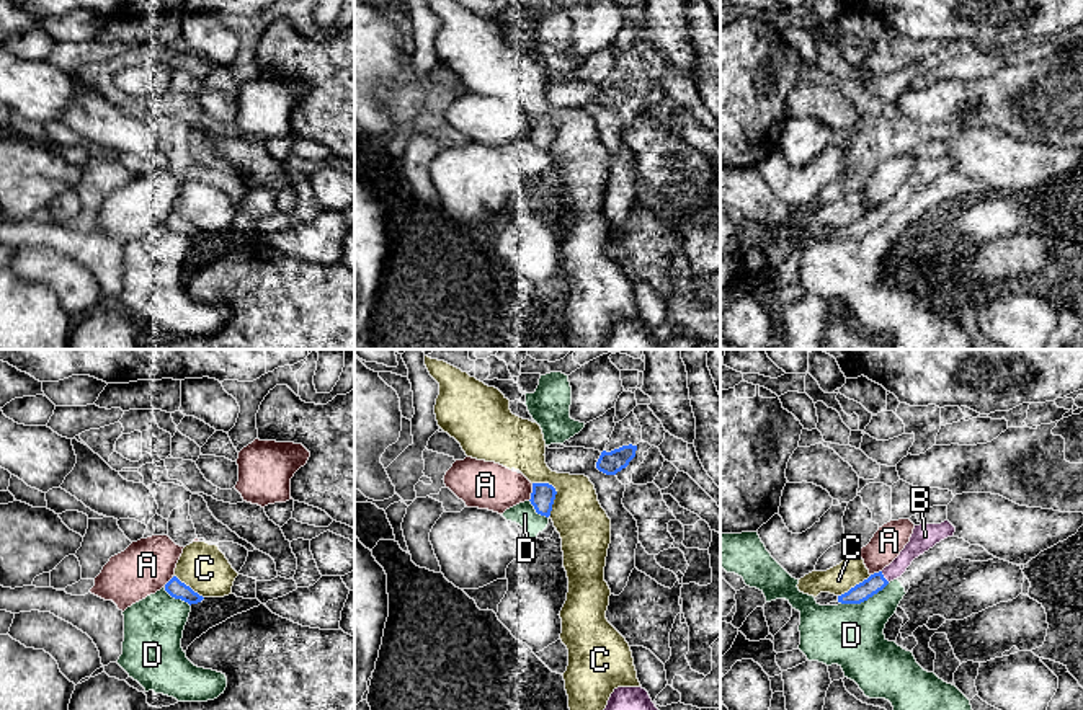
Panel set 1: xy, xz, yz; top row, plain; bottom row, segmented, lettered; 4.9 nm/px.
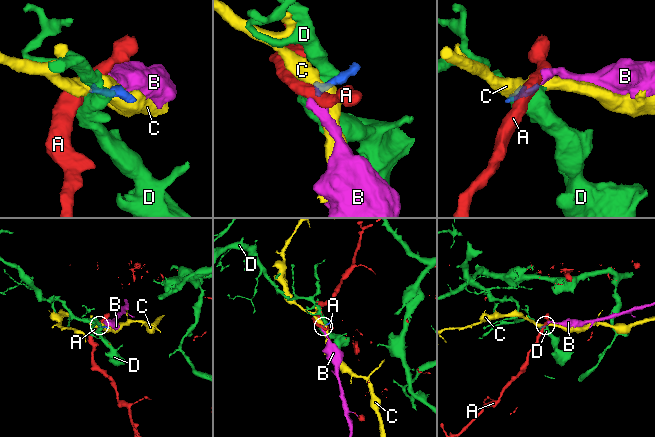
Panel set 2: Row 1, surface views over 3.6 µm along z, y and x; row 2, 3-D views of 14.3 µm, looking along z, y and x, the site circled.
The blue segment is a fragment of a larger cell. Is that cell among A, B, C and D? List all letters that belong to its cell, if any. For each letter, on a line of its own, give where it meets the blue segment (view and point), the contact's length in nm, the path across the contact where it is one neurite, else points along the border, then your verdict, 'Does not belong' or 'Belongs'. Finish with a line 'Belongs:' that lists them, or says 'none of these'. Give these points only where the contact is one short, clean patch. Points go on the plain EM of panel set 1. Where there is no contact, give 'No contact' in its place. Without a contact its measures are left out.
A: Touches blue at xz (533, 126). Shared border 90 nm. Does not belong
B: Touches blue at yz (882, 211). Shared border 70 nm. Belongs
C: Touches blue at xz (556, 126). Shared border 190 nm. Does not belong
D: Touches blue at yz (864, 234). Shared border 260 nm. Does not belong
Belongs: B

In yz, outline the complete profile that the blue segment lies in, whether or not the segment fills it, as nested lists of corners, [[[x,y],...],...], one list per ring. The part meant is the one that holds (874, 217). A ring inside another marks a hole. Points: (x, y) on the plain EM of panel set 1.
[[[944,155],[941,158],[915,160],[910,176],[900,189],[882,206],[871,209],[862,217],[851,222],[848,227],[838,230],[841,238],[861,238],[882,225],[890,215],[900,212],[915,193],[933,183],[941,175],[952,171],[956,162]]]

